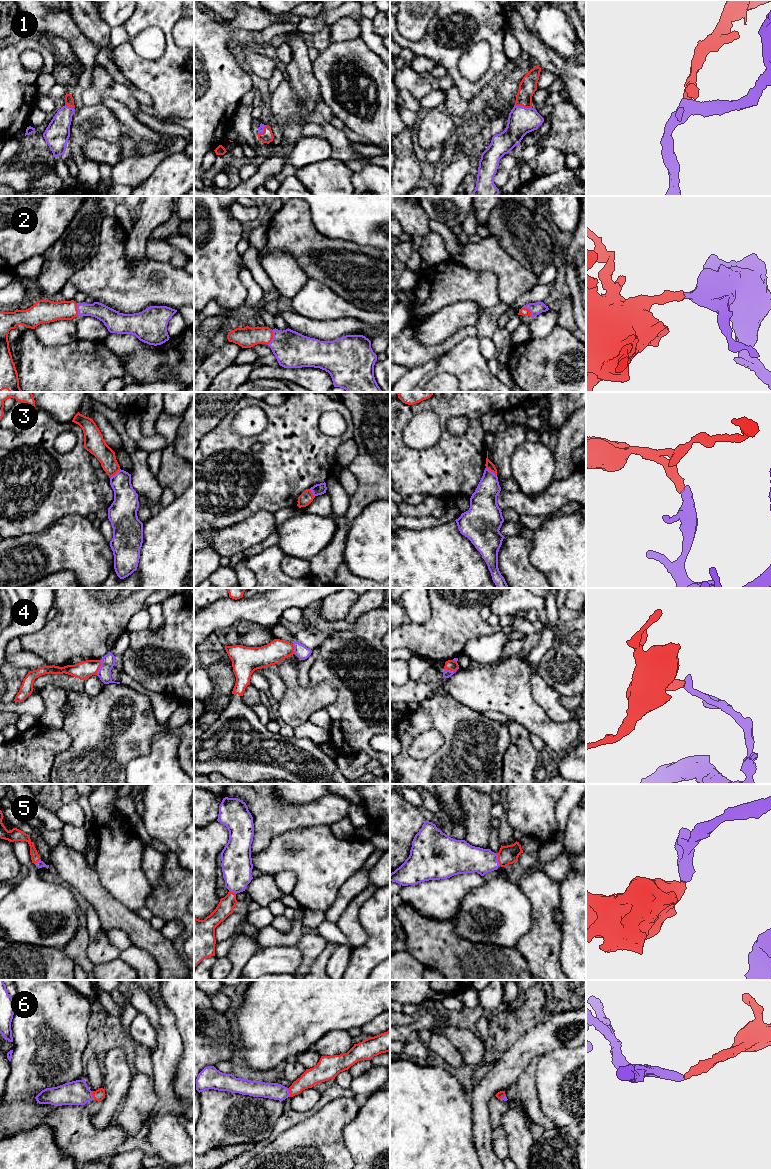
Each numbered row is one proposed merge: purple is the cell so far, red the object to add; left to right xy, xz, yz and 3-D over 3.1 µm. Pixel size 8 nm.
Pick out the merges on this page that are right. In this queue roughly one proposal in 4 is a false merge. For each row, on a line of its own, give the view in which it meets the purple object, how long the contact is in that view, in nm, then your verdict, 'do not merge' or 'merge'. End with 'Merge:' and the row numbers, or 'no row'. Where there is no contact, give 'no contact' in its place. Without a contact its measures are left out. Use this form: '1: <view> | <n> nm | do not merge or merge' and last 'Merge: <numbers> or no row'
1: yz | 140 nm | merge
2: xz | 130 nm | merge
3: yz | 110 nm | do not merge
4: xy | 120 nm | do not merge
5: yz | 110 nm | merge
6: xy | 80 nm | merge
Merge: 1, 2, 5, 6

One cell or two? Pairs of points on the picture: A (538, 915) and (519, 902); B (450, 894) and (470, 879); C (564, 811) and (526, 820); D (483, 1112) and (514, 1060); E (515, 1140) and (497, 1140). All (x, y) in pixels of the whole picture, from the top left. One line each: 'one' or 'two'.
A: two
B: one
C: two
D: one
E: two

